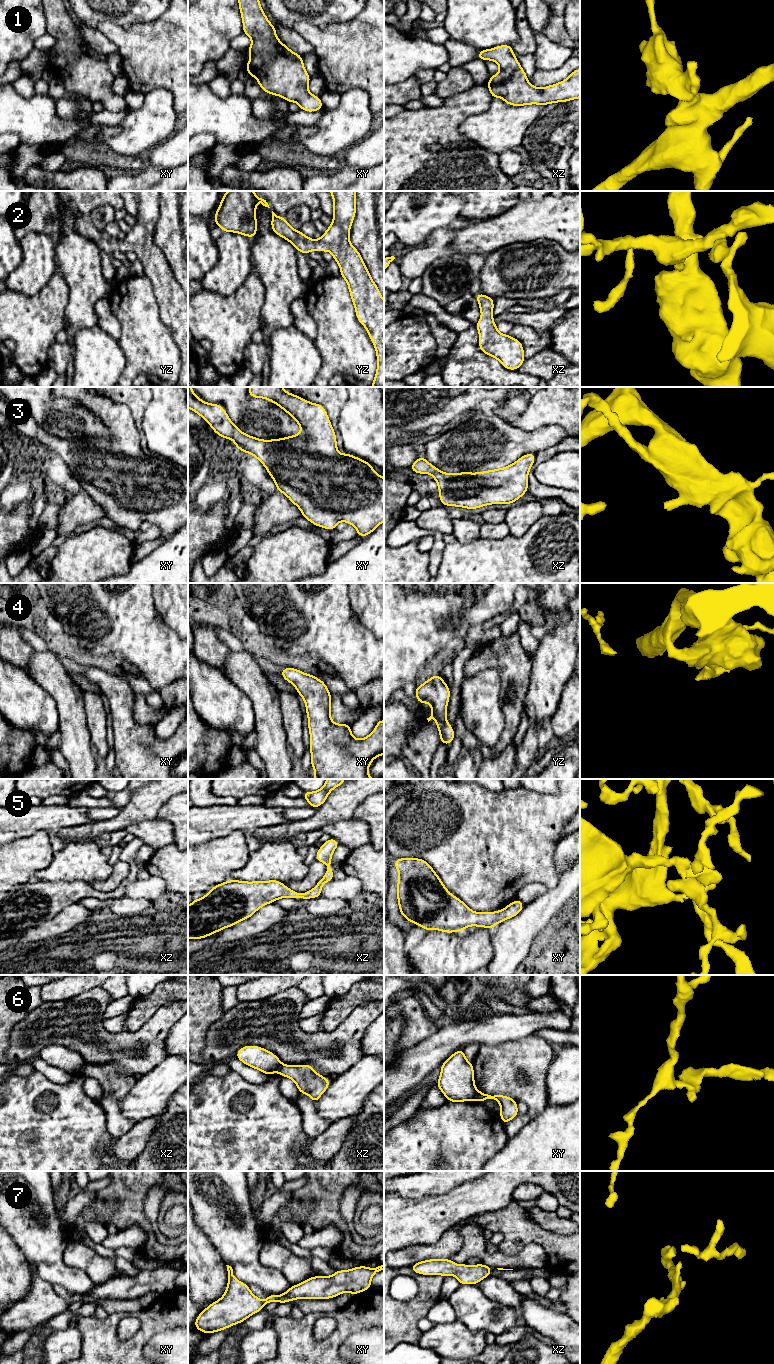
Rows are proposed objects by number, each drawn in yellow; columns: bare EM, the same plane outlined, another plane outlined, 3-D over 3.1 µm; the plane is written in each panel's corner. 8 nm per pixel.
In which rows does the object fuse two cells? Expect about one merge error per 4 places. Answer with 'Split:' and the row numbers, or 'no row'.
Split: 6

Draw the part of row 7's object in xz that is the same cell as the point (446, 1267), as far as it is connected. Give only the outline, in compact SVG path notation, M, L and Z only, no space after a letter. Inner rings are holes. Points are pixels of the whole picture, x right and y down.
M429 1259L415 1263L409 1267L412 1271L422 1275L442 1275L457 1277L460 1285L477 1285L482 1279L489 1277L492 1267L484 1264L458 1265L451 1259Z

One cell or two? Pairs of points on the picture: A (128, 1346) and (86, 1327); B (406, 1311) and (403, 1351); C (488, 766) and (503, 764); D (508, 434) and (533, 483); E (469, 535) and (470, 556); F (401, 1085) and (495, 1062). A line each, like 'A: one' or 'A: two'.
A: one
B: two
C: one
D: two
E: two
F: two

